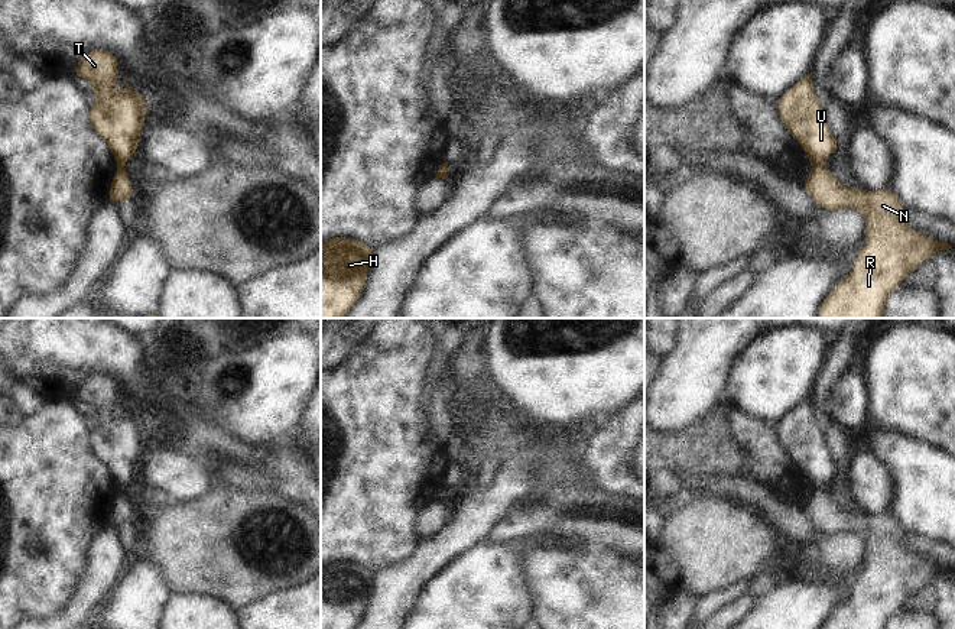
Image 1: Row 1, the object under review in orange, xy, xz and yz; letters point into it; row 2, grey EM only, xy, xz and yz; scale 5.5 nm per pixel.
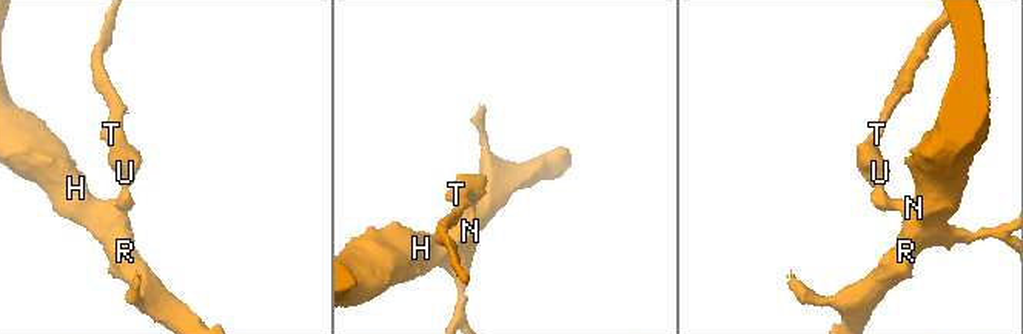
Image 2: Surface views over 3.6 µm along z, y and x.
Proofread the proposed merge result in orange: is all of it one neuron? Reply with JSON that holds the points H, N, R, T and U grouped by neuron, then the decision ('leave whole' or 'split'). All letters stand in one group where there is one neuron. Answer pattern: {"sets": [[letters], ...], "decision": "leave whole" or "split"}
{"sets": [["H", "N", "R"], ["T", "U"]], "decision": "split"}

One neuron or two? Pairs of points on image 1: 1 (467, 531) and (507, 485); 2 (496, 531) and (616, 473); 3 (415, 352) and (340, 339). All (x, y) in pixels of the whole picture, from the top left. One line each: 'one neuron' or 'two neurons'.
1: one neuron
2: two neurons
3: two neurons

